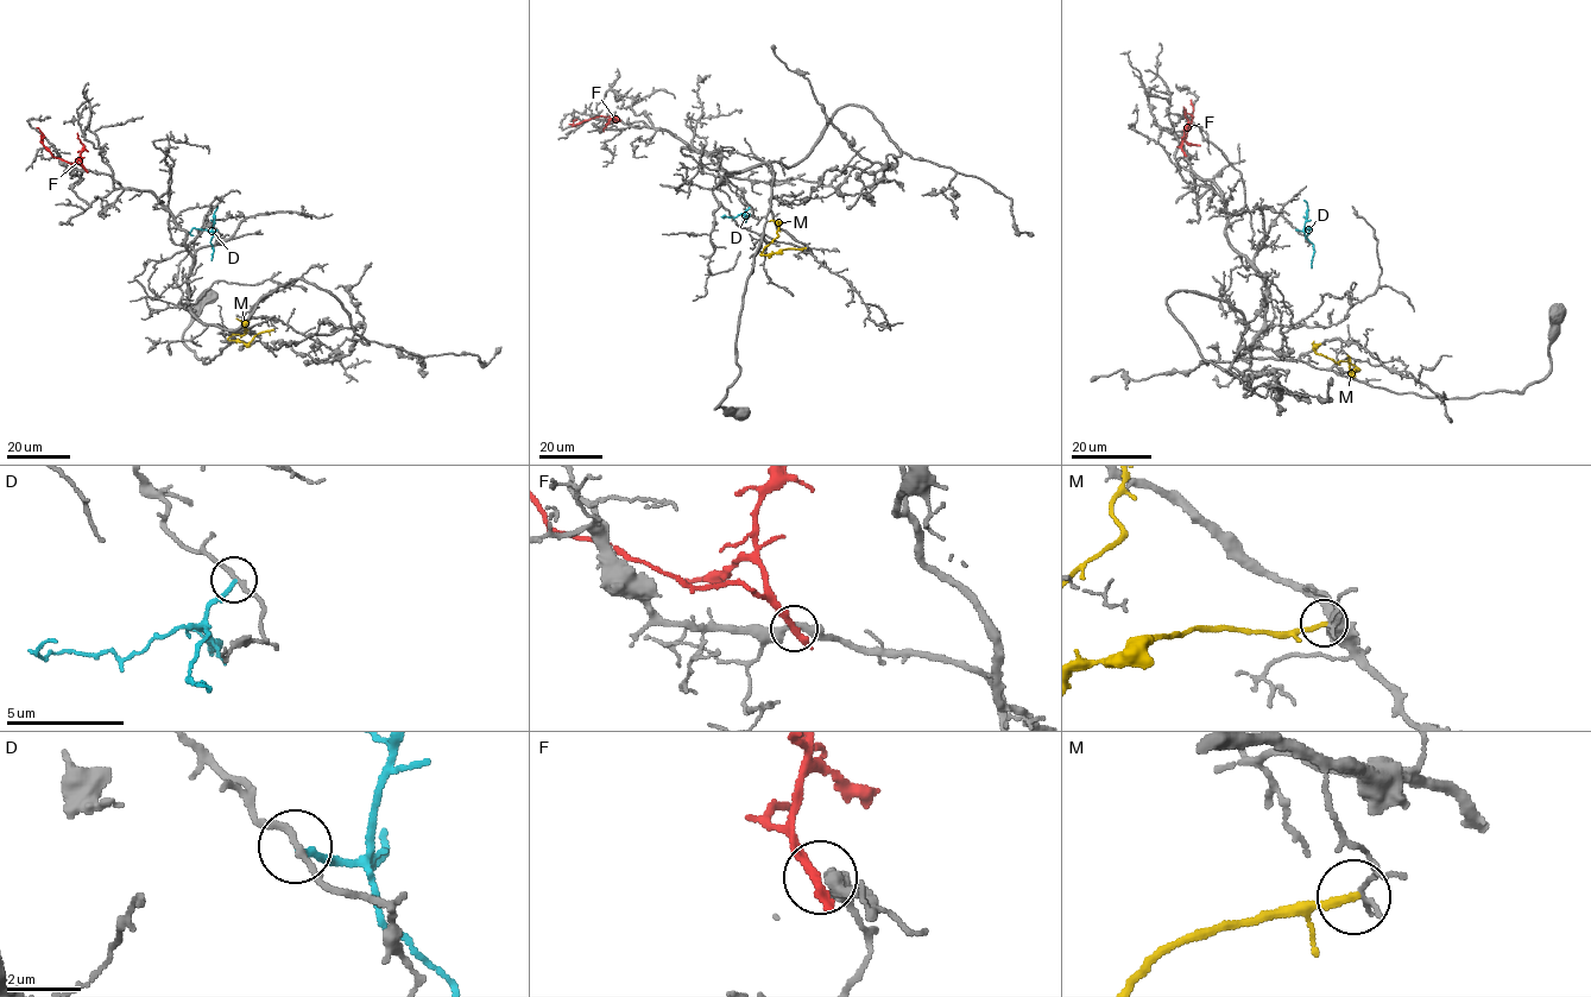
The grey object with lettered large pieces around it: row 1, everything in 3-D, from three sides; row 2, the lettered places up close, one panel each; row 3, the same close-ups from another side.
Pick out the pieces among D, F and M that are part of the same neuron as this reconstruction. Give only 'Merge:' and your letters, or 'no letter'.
Merge: no letter

